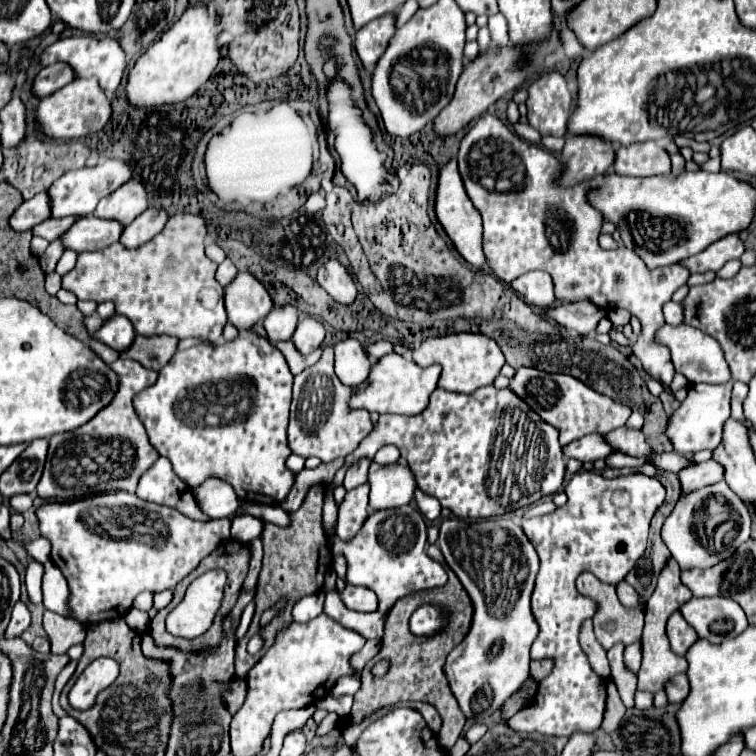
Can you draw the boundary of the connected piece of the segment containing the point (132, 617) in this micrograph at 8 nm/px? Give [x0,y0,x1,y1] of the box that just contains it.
[126,609,148,633]

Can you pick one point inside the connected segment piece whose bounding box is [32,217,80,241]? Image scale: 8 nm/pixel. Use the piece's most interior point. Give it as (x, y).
(52, 229)

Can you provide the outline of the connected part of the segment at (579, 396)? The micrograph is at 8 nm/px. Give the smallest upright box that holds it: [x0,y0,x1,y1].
[512,367,632,447]

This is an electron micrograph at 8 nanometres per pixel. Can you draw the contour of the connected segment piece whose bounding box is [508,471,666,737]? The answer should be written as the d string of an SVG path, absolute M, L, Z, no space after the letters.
M592 471L576 473L564 491L568 495L568 503L564 507L558 507L554 513L542 517L520 521L524 533L528 535L530 543L534 545L540 557L540 571L532 593L532 611L540 625L540 635L532 645L532 659L552 659L554 669L546 679L540 681L530 707L522 709L508 721L508 725L514 731L542 733L552 737L568 737L574 731L598 731L606 709L606 681L590 669L590 663L586 661L586 655L582 653L578 643L580 627L586 619L594 617L594 613L598 611L598 603L576 591L576 579L580 573L590 571L596 577L604 577L606 583L614 583L614 585L620 583L628 575L628 571L636 565L636 561L644 555L648 545L650 521L656 509L664 503L664 493L666 493L658 479L646 477L642 473L604 479L600 473L592 473Z

